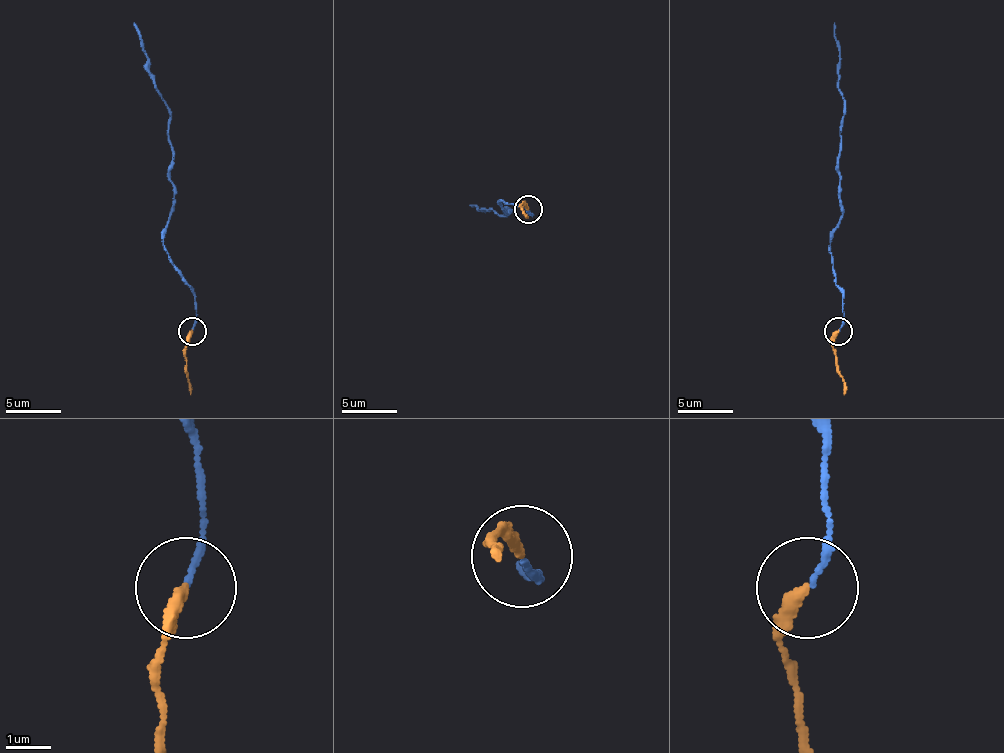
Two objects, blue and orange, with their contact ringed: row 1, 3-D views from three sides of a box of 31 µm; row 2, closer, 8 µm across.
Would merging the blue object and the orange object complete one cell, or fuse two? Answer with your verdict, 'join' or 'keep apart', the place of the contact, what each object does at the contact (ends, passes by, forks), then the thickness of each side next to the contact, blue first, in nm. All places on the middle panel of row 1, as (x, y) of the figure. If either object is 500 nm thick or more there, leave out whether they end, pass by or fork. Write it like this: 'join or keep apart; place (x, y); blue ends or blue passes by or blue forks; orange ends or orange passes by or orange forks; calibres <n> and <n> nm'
join; place (528, 209); blue ends; orange ends; calibres 130 and 280 nm

